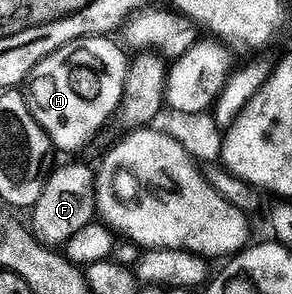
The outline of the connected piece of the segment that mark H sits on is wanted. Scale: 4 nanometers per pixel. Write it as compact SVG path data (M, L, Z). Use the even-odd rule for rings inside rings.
M87 35L85 39L77 39L64 45L60 50L53 51L46 59L40 60L31 71L28 80L30 114L46 130L46 136L54 142L59 152L61 150L82 151L105 129L110 115L102 111L102 95L110 91L111 105L114 109L121 108L126 98L126 78L130 72L131 60L126 59L127 52L117 42L115 43L110 40L110 37Z

